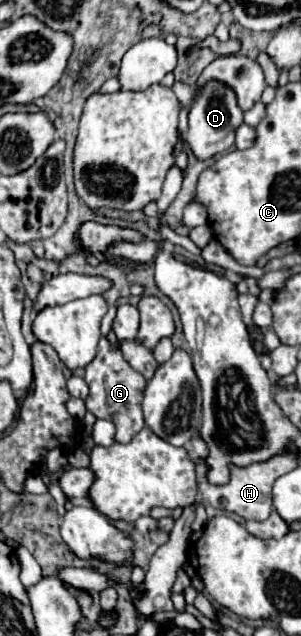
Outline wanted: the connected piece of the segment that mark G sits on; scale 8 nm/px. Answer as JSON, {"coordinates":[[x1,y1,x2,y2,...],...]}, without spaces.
{"coordinates":[[103,337,99,341,99,351,95,359,85,367,85,381,89,385,89,395,85,399,87,409,97,417,97,419,109,419,115,423,115,441,117,443,129,443,143,427,143,411,141,411,141,401,143,401,143,391,145,391,145,377,137,373,123,357,119,349,113,349,111,343]]}

